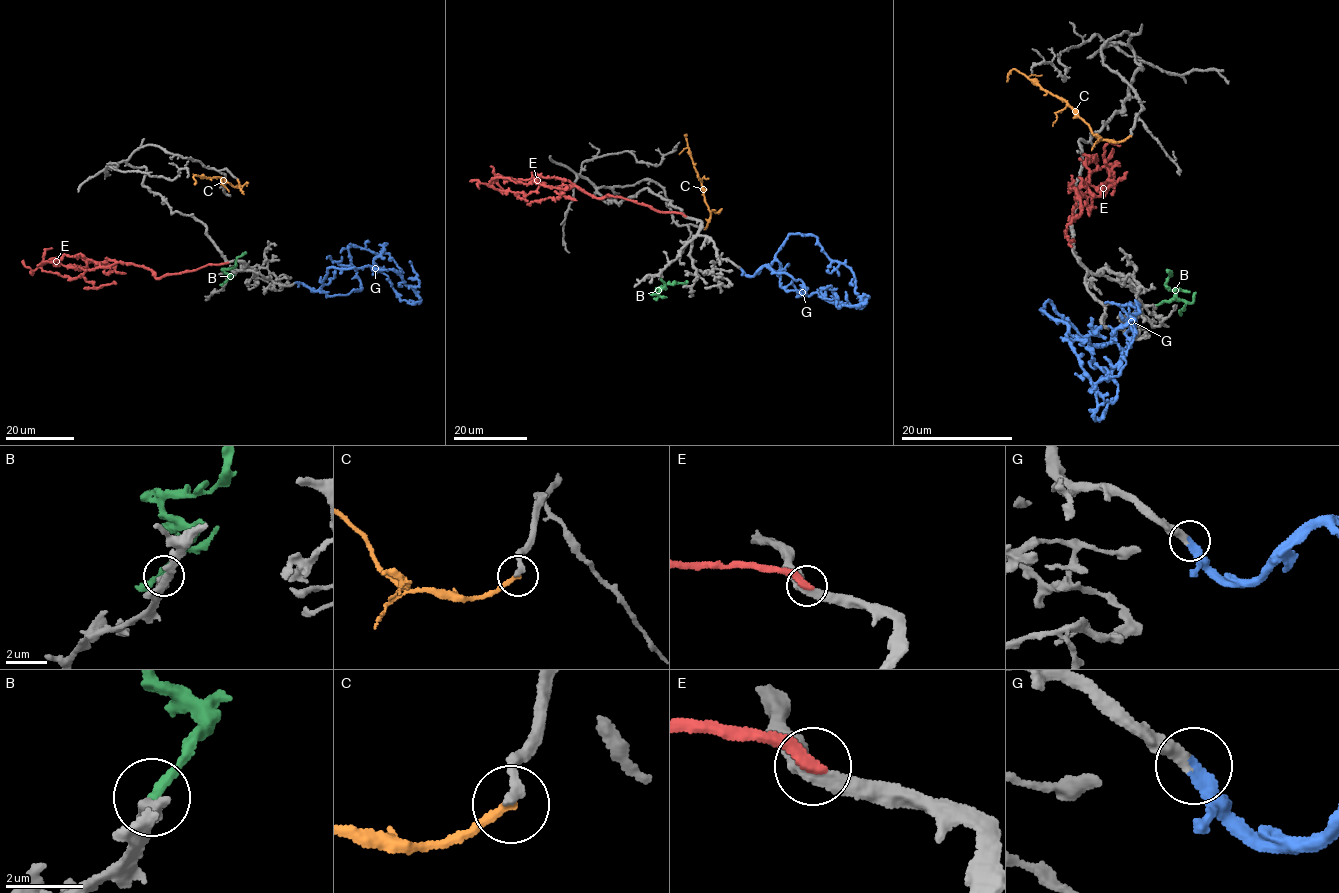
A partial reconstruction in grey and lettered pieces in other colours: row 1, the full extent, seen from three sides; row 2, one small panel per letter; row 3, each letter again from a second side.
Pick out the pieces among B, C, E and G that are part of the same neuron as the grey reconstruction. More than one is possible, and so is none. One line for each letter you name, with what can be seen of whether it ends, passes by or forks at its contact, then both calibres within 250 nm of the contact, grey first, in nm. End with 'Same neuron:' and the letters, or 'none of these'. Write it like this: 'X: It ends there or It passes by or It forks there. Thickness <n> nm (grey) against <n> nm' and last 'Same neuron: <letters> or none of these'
B: It ends there. Thickness 360 nm (grey) against 240 nm
G: It ends there. Thickness 300 nm (grey) against 300 nm
Same neuron: B, G

